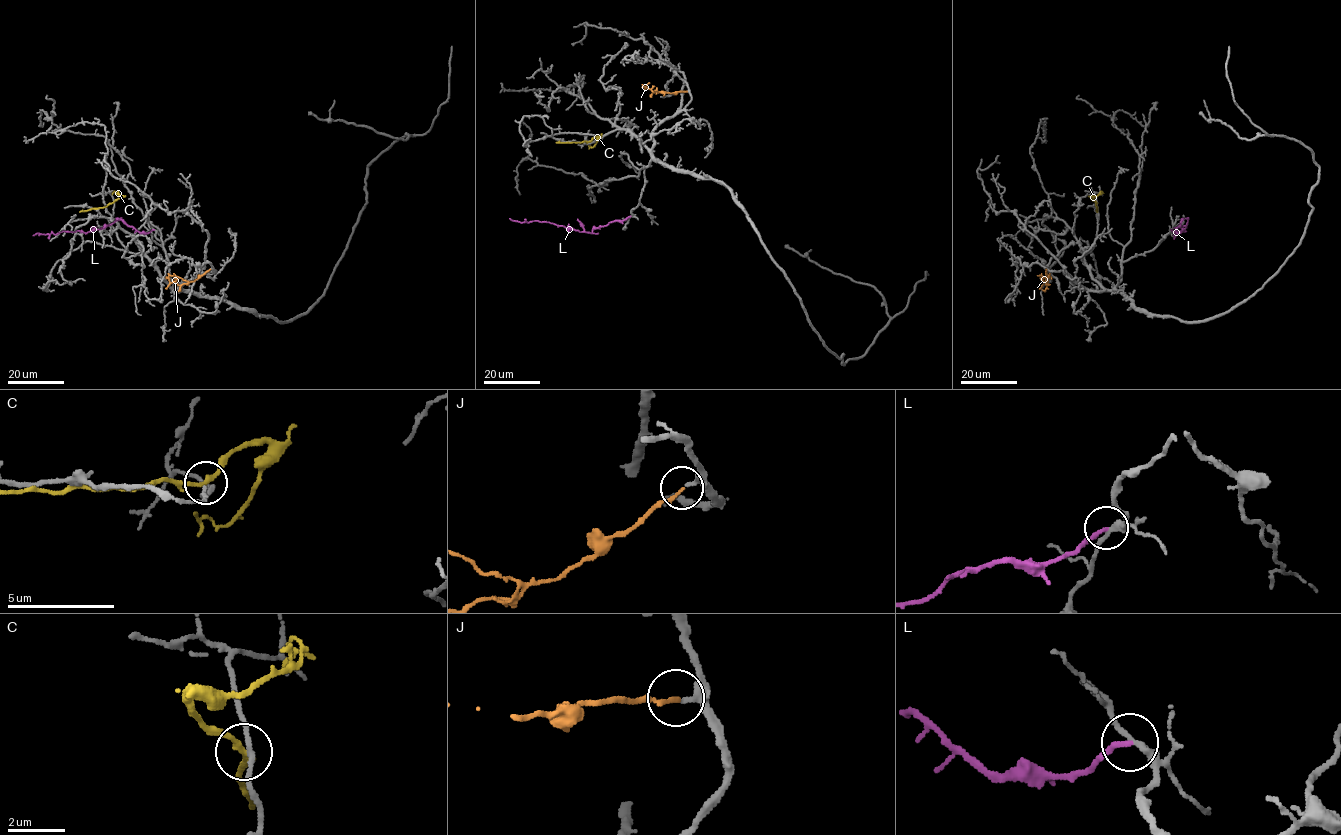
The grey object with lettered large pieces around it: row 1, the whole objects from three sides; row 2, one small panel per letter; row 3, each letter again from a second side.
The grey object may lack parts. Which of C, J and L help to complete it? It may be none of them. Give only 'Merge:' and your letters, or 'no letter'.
Merge: J

